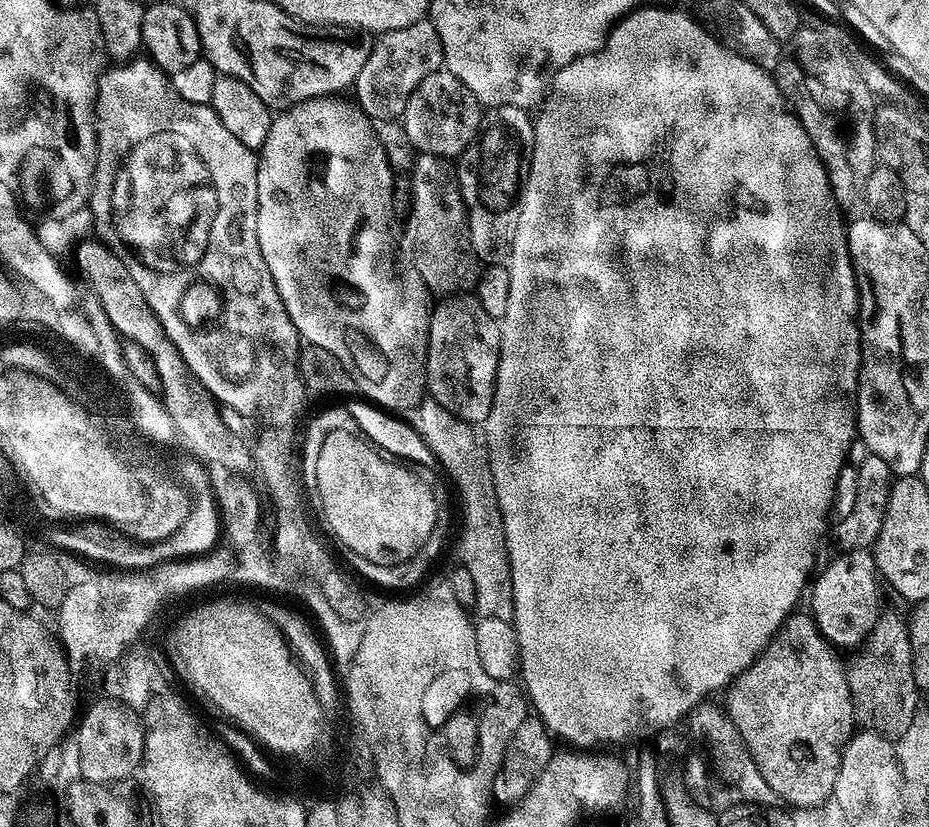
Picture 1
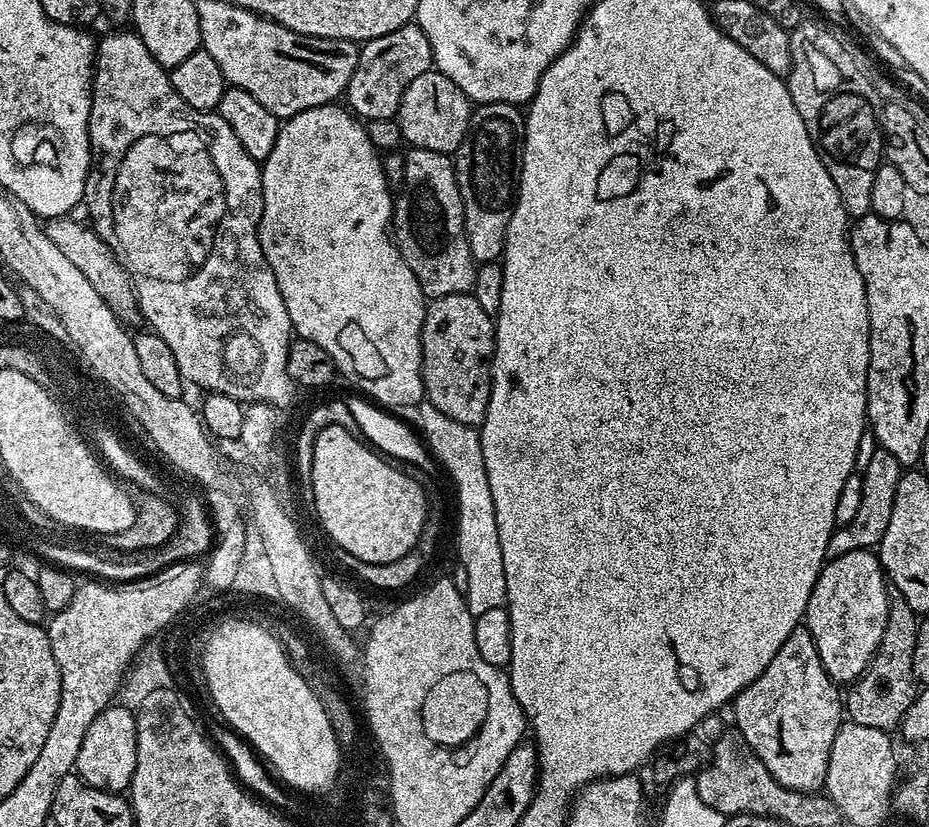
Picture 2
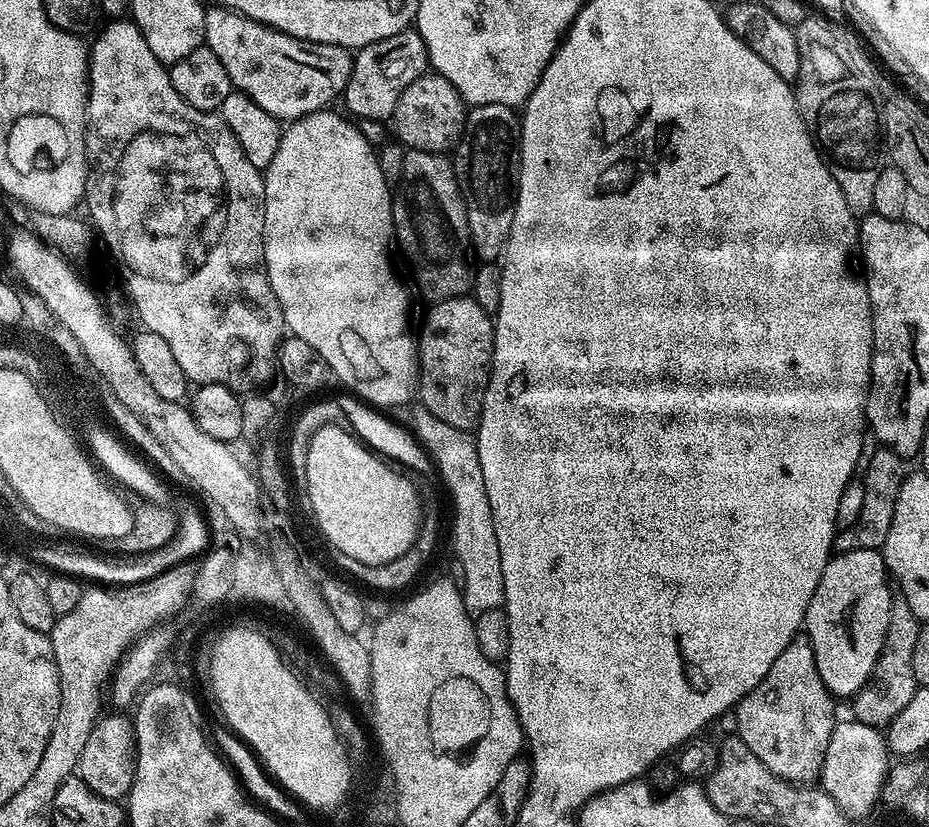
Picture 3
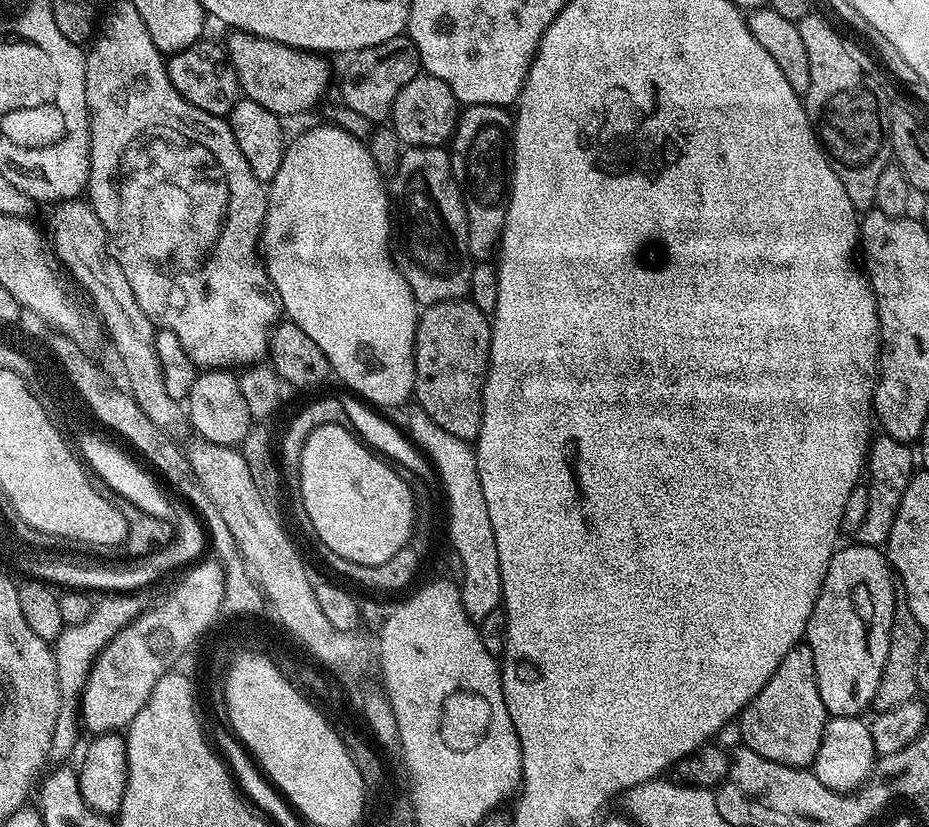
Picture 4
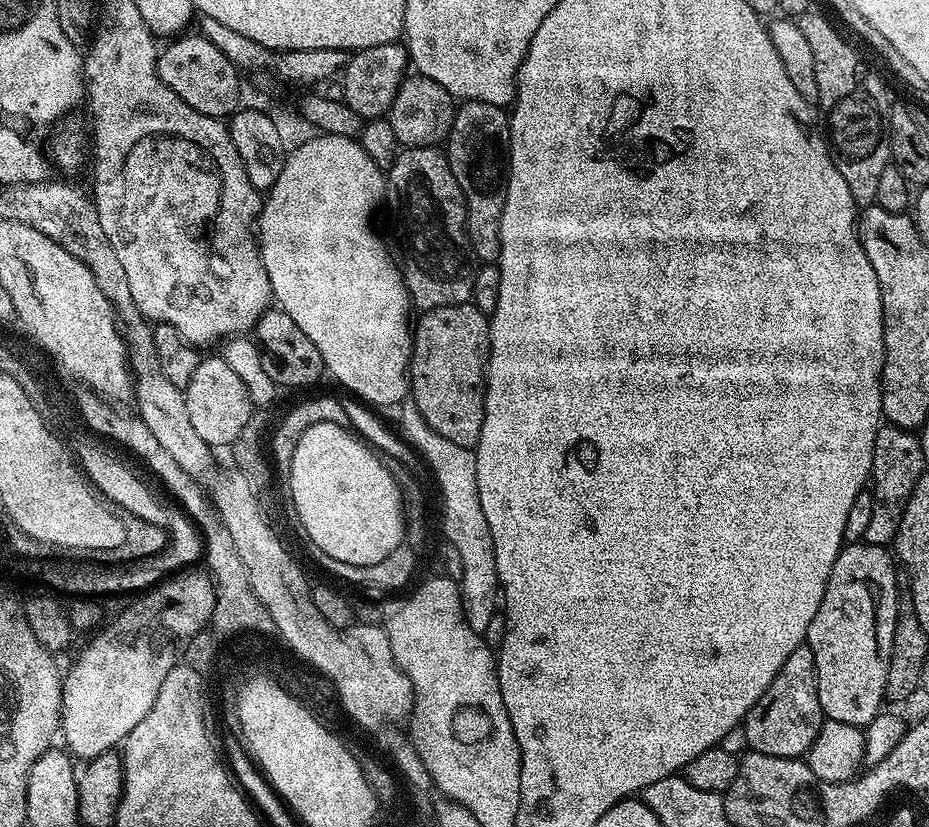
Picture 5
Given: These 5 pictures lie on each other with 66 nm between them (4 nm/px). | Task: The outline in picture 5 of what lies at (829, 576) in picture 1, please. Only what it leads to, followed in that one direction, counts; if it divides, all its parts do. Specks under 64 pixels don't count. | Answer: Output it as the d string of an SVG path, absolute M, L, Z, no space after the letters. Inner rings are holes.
M848 542L840 549L826 582L826 594L822 594L822 606L810 622L806 647L814 654L816 685L821 713L834 722L846 722L863 729L882 711L888 683L886 674L890 666L890 654L894 642L894 626L898 611L896 591L897 561L885 545L867 542Z

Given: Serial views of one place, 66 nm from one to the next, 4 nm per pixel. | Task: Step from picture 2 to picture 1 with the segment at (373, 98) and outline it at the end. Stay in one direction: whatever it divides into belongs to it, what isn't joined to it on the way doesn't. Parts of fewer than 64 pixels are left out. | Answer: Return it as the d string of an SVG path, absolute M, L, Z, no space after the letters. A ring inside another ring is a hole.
M425 18L410 26L402 26L402 30L381 32L371 41L371 45L370 54L354 85L355 103L372 121L400 120L406 110L406 102L410 102L410 94L418 90L418 82L444 68L438 30L434 30L431 19Z

